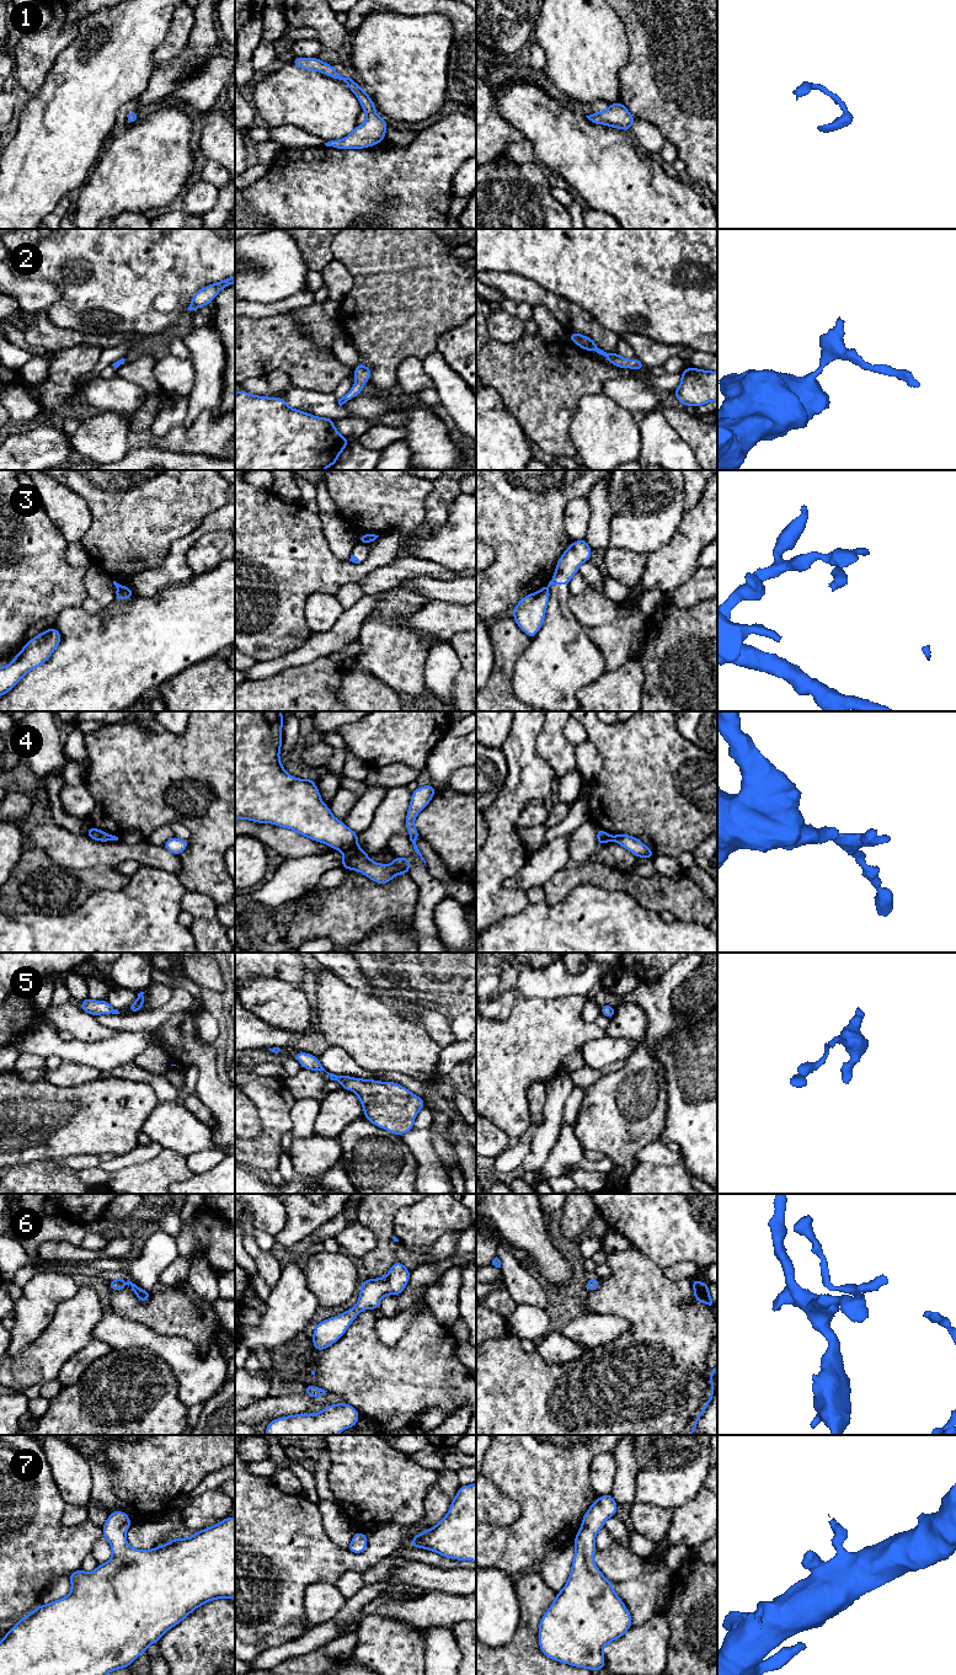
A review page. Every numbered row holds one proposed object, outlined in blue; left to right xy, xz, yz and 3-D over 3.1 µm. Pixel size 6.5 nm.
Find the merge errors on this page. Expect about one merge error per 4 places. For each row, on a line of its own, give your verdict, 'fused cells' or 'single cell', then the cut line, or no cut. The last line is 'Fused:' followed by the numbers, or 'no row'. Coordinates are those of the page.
1: single cell; no cut
2: single cell; no cut
3: fused cells; cut in xy along (123, 586), (117, 590)
4: fused cells; cut in xz along (356, 846), (342, 851)
5: single cell; no cut
6: single cell; no cut
7: single cell; no cut
Fused: 3, 4

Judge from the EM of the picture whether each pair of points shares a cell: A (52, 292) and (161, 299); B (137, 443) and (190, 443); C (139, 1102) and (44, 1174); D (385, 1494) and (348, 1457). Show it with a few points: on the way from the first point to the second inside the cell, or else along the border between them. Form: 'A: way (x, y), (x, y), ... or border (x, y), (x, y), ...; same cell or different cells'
A: border (42, 279), (53, 282), (60, 293), (46, 310); different cells
B: way (150, 443), (176, 443); same cell
C: border (62, 1161), (32, 1162); different cells
D: way (377, 1486), (357, 1466); same cell

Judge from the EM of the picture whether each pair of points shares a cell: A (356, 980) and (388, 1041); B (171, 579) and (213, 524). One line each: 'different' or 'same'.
A: different
B: same

